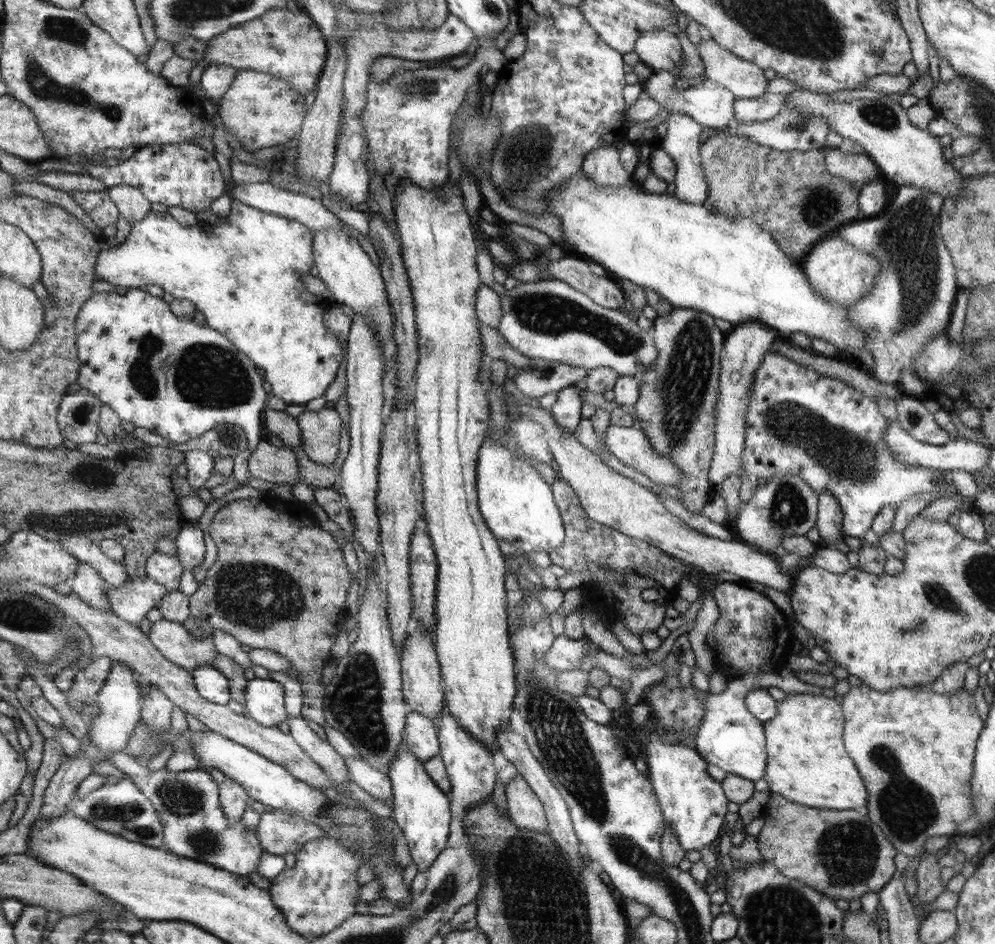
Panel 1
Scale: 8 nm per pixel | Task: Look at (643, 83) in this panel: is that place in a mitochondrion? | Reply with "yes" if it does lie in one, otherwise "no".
no

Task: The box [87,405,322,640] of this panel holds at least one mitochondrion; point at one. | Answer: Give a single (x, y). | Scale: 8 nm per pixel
(253, 596)

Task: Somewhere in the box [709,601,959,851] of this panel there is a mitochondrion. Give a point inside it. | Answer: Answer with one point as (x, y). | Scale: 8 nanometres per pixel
(908, 811)

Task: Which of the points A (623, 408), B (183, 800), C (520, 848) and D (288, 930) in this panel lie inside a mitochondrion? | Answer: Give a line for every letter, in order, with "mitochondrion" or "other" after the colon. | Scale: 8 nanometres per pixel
A: other
B: mitochondrion
C: mitochondrion
D: other

